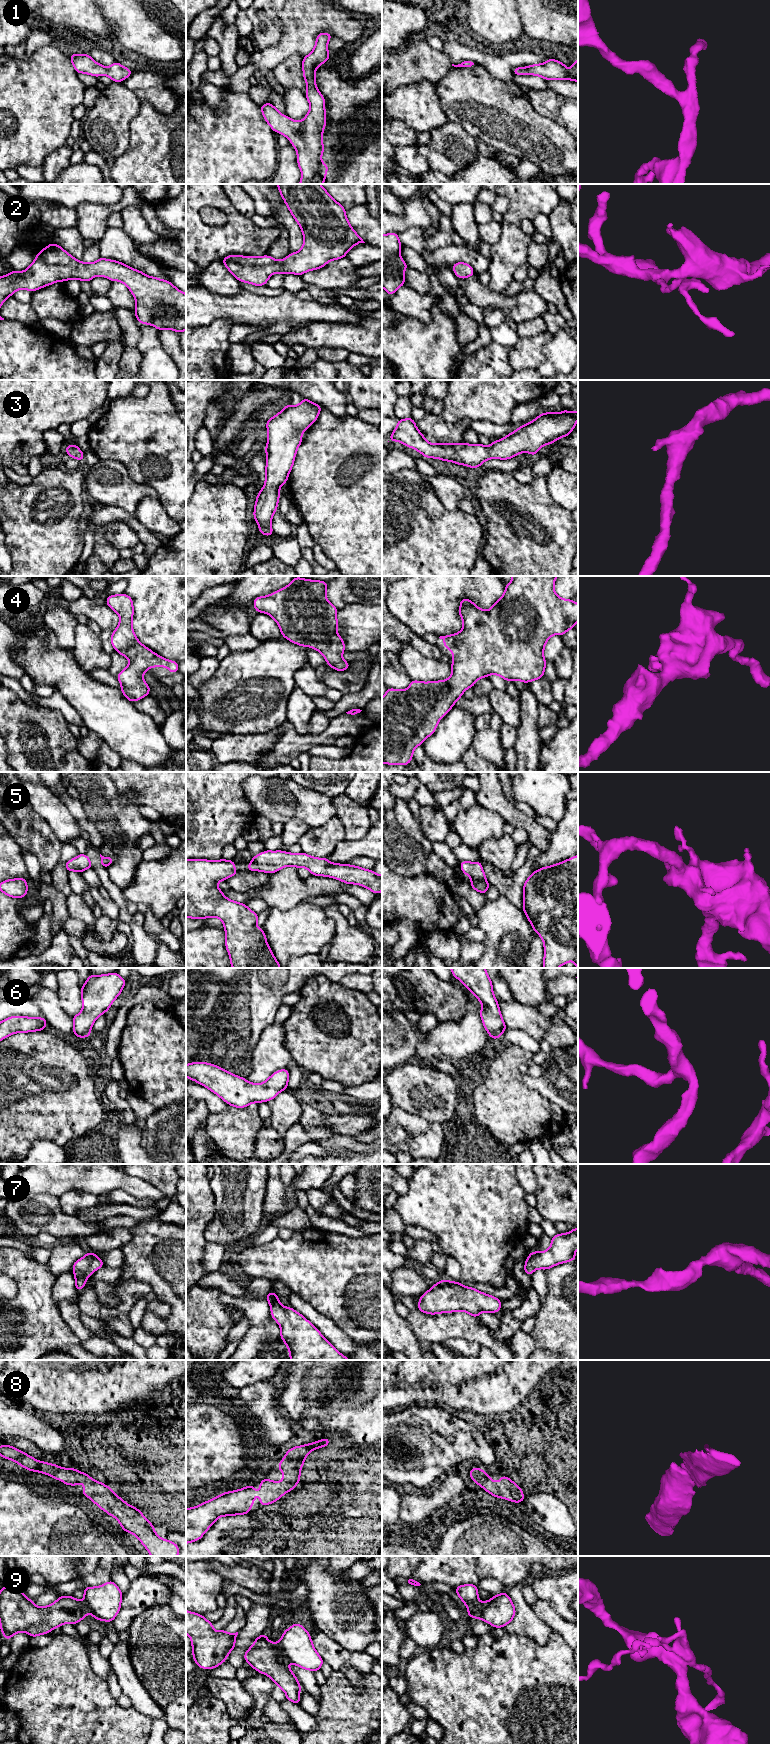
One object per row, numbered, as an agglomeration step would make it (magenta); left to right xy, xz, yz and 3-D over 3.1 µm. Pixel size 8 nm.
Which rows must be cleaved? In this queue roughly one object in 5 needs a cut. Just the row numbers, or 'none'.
9

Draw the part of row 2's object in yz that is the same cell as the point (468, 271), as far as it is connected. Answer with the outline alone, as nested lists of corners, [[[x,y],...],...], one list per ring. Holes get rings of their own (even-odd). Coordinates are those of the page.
[[[457,262],[453,264],[452,269],[455,275],[461,279],[468,278],[475,274],[471,265],[464,262]]]

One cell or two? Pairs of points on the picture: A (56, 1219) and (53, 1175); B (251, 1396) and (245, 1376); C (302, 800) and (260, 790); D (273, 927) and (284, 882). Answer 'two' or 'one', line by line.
A: two
B: two
C: one
D: two

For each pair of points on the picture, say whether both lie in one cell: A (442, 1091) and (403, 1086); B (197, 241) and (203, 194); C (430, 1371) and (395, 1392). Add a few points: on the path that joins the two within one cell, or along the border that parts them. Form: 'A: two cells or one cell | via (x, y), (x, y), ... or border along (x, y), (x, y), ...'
A: one cell | via (432, 1092), (419, 1092), (413, 1089)
B: one cell | via (196, 229), (196, 206)
C: one cell | via (421, 1371), (418, 1371), (404, 1385)

